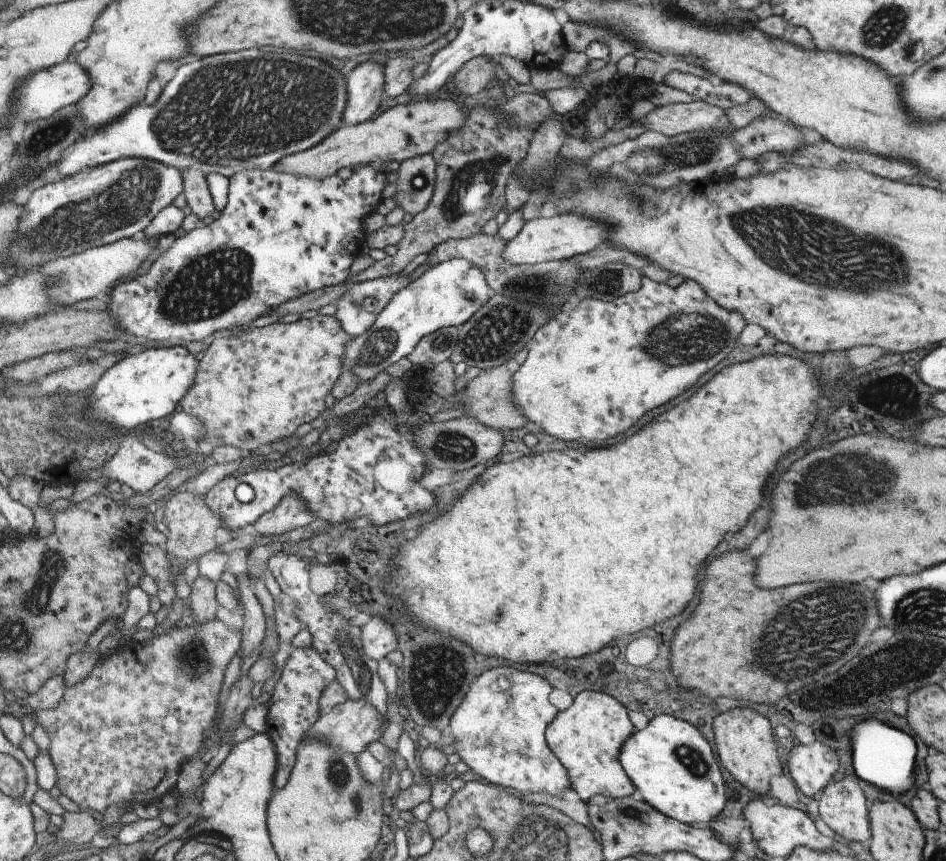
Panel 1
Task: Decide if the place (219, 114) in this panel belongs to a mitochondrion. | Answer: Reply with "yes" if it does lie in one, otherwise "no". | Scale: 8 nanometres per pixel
yes

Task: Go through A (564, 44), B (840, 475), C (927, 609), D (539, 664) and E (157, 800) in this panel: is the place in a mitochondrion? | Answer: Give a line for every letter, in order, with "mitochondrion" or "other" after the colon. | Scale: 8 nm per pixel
A: other
B: mitochondrion
C: mitochondrion
D: other
E: other

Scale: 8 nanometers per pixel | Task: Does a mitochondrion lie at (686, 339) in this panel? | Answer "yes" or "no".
yes

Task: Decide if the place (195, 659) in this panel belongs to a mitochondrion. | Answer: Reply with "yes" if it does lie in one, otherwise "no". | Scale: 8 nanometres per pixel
yes

